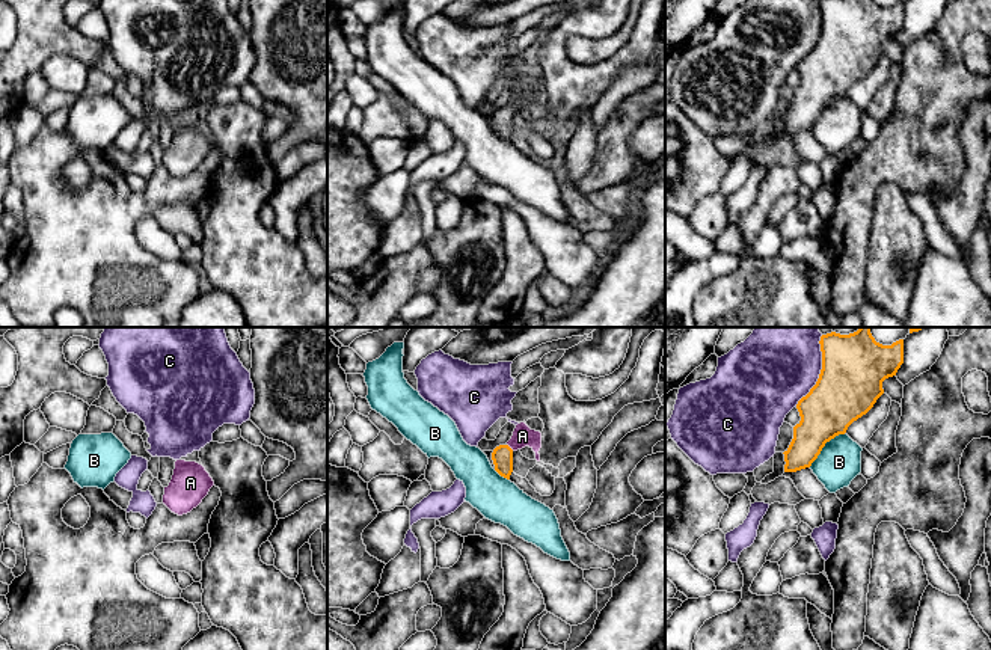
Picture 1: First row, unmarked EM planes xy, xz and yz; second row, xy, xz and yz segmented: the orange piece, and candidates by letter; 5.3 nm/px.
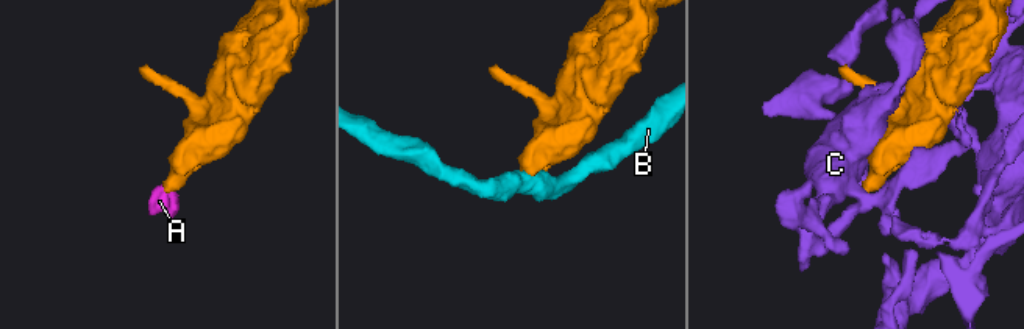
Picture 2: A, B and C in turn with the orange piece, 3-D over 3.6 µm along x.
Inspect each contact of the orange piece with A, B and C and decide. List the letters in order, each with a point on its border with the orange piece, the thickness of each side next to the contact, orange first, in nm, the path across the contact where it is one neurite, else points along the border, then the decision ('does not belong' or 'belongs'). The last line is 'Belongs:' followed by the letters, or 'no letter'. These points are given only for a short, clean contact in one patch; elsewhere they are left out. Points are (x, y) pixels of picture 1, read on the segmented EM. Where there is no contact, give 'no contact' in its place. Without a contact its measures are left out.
A: meets orange in xz at (509, 447); 110 nm thick on the orange side, 110 nm on the other; runs through xz (503, 456), (509, 447), (522, 436); belongs
B: meets orange in yz at (824, 445); 280 nm thick on the orange side, 220 nm on the other; does not belong
C: meets orange in yz at (821, 371); 340 nm thick on the orange side, 440 nm on the other; does not belong
Belongs: A

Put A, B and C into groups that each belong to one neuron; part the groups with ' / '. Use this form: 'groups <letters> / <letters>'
groups A / B / C

